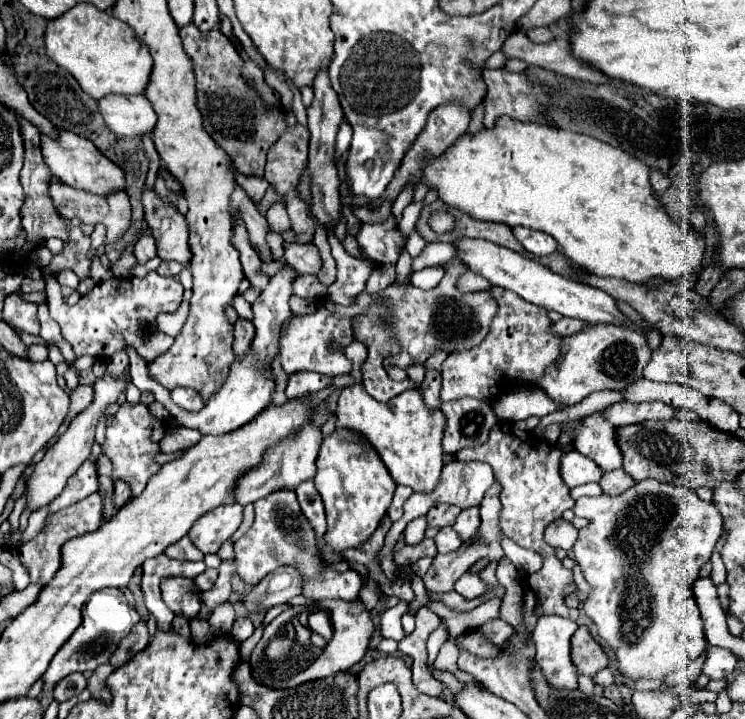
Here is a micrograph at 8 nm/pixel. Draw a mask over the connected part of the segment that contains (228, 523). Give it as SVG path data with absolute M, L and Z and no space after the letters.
M226 504L220 506L206 516L202 516L190 530L190 540L200 548L204 554L216 554L220 546L238 530L242 524L242 506L240 504Z

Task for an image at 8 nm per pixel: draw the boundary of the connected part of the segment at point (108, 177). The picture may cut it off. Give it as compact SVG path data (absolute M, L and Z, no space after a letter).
M60 132L58 140L42 136L42 152L50 172L72 188L80 188L98 196L108 196L126 188L126 172L112 160L108 160L90 140L84 140L82 136L76 136L72 132Z

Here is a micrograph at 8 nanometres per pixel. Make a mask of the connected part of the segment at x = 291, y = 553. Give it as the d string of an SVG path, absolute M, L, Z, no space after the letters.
M282 488L280 492L272 492L272 496L264 496L254 502L256 508L256 520L252 528L234 544L236 552L236 574L248 582L250 586L256 586L266 574L276 570L278 566L294 566L302 576L302 596L308 600L356 600L362 578L360 574L342 574L330 568L328 562L320 558L320 550L316 546L316 534L312 532L312 526L308 520L304 520L304 514L300 512L300 504L296 500L294 490Z

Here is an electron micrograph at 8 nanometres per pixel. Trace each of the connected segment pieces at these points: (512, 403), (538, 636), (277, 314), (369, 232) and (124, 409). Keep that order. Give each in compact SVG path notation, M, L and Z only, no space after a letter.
M536 386L516 388L510 394L504 394L496 400L496 416L500 422L516 422L526 420L530 416L546 416L550 412L556 412L558 406Z
M540 616L534 628L536 662L554 688L578 688L578 670L570 660L570 638L578 624L562 616Z
M292 266L282 268L276 276L270 278L268 286L262 290L258 300L252 304L254 310L254 328L256 336L252 342L252 352L260 362L272 366L272 360L278 354L280 326L290 312L290 296L294 294L292 282L298 278L298 272Z
M394 214L388 218L388 222L364 224L356 238L364 254L378 264L396 264L408 238L398 228L398 220L394 218Z
M124 402L118 412L114 414L114 418L108 422L106 426L106 438L102 444L102 452L104 456L110 458L114 470L112 470L112 480L124 480L126 484L130 484L132 494L140 496L140 492L146 488L148 480L160 470L160 462L156 460L156 456L162 452L160 450L160 442L166 434L166 422L156 420L148 406L144 404L128 404Z

